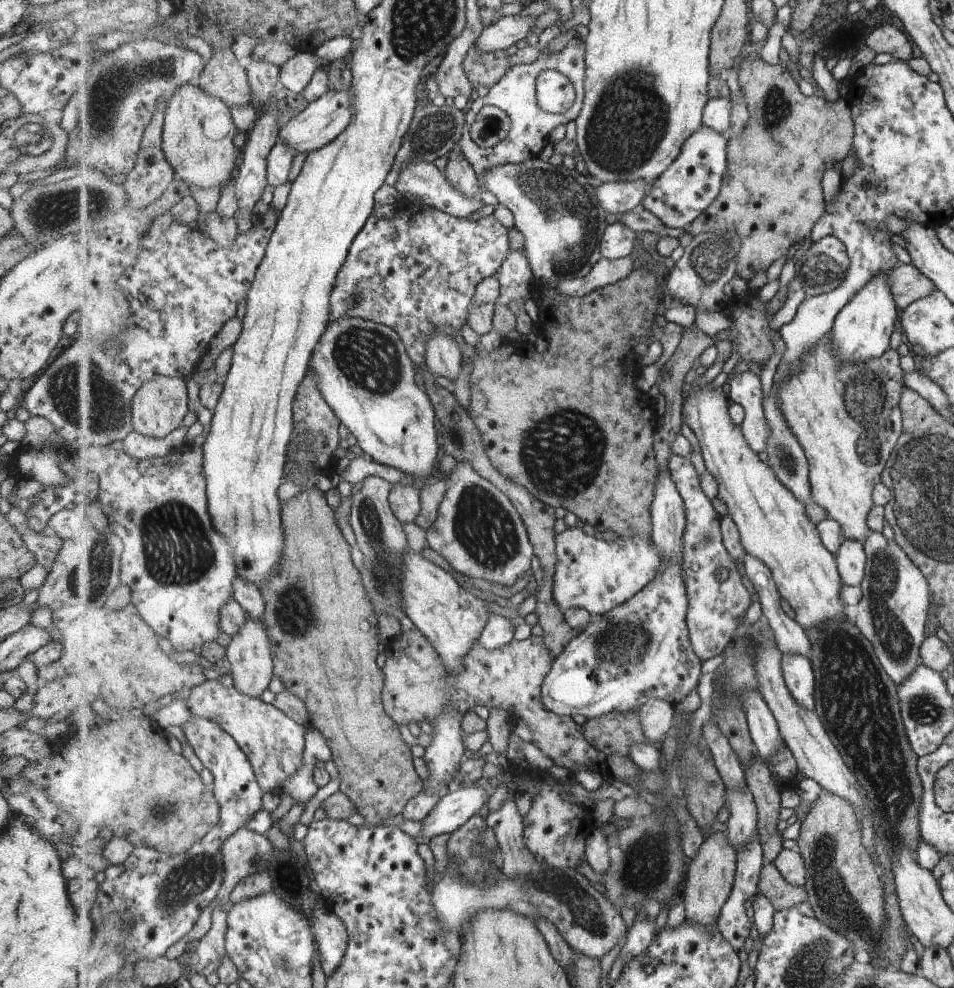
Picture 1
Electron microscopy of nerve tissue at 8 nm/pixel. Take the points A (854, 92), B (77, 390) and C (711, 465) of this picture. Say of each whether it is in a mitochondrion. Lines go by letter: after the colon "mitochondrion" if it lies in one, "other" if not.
A: other
B: mitochondrion
C: other

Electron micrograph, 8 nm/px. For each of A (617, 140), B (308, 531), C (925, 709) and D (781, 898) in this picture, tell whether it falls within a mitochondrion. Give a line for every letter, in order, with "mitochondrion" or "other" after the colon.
A: mitochondrion
B: other
C: mitochondrion
D: other

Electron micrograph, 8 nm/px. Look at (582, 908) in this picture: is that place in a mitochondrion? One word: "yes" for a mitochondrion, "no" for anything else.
yes

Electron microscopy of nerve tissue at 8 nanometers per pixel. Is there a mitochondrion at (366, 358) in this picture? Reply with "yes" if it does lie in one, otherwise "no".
yes

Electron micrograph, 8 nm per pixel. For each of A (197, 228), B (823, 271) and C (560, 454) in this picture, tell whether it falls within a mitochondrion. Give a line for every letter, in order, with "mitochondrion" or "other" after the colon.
A: other
B: mitochondrion
C: mitochondrion

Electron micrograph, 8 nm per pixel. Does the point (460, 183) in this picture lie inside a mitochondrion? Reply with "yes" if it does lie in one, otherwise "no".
no

